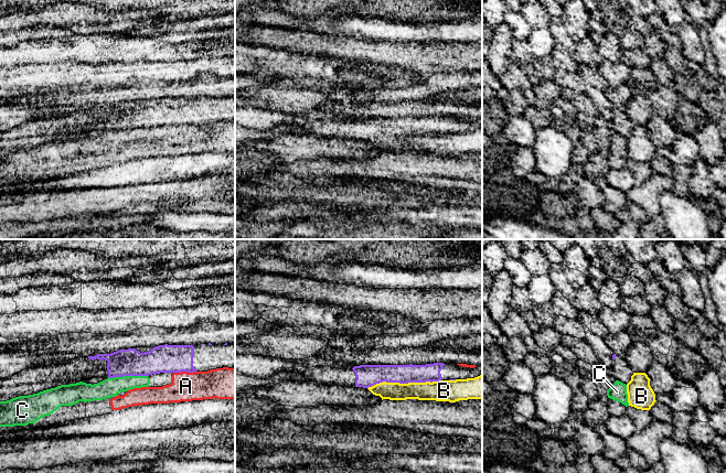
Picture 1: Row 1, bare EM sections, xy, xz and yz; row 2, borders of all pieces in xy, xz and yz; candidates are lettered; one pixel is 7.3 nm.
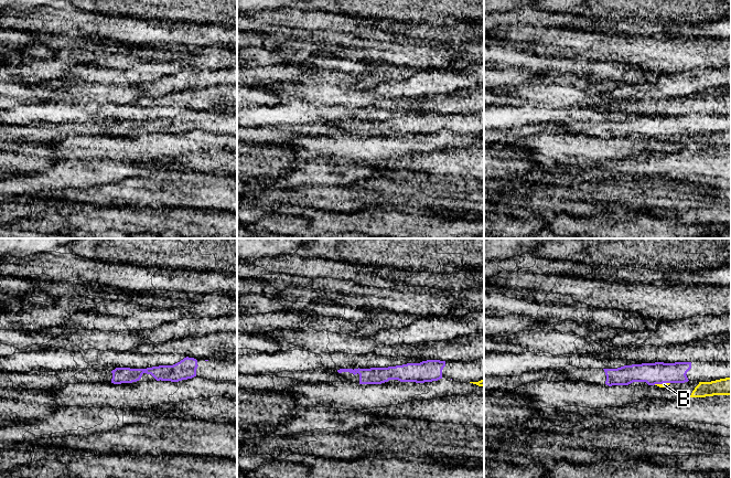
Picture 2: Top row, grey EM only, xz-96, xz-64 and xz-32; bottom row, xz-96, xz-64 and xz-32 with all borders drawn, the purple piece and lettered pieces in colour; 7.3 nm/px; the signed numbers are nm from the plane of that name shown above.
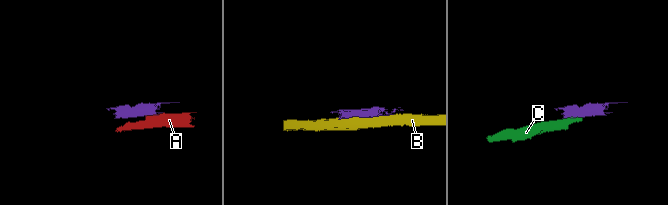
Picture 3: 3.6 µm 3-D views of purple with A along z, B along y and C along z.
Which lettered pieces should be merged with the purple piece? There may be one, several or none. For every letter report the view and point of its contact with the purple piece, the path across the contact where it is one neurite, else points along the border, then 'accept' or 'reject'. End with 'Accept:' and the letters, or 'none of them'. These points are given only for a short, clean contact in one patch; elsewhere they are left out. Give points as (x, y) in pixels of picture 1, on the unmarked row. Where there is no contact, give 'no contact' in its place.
A: xy (184, 124) | along xy (196, 124), (173, 126) | reject
B: xz (404, 136) | reject
C: xy (127, 128) | along xy (147, 128), (108, 130) | reject
Accept: none of them

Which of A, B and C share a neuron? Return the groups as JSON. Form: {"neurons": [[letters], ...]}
{"neurons": [["A", "C"], ["B"]]}

